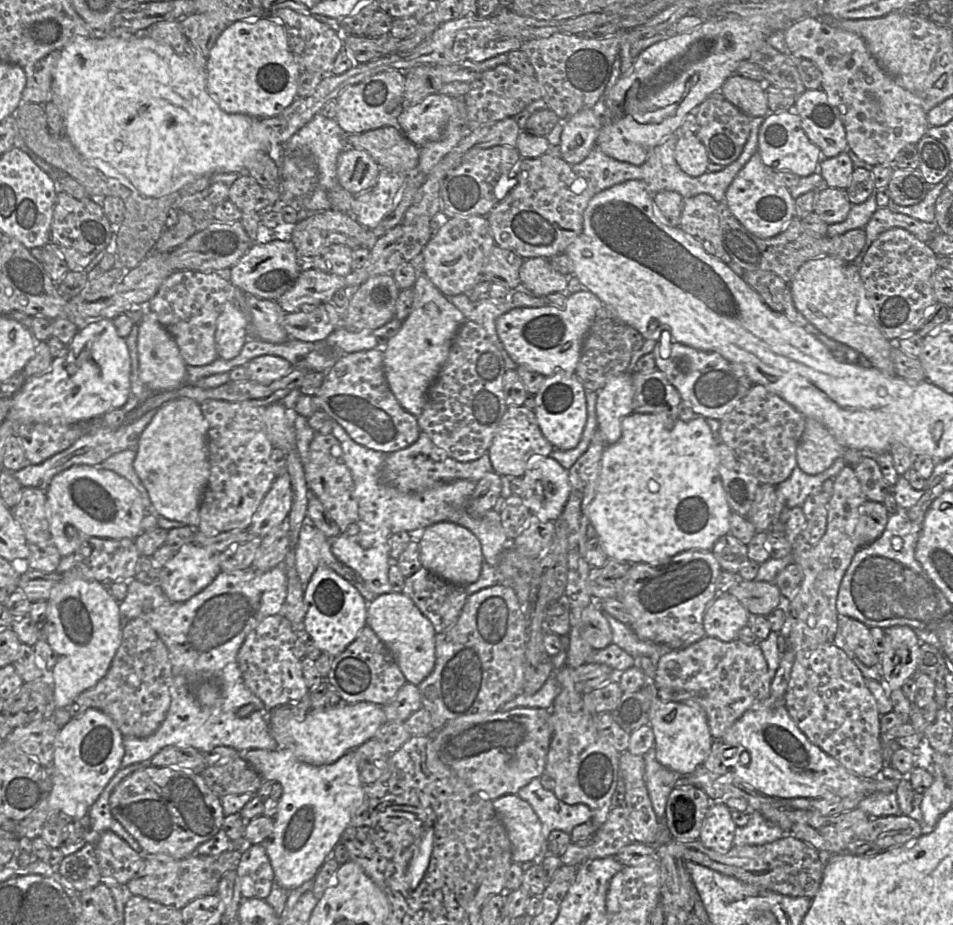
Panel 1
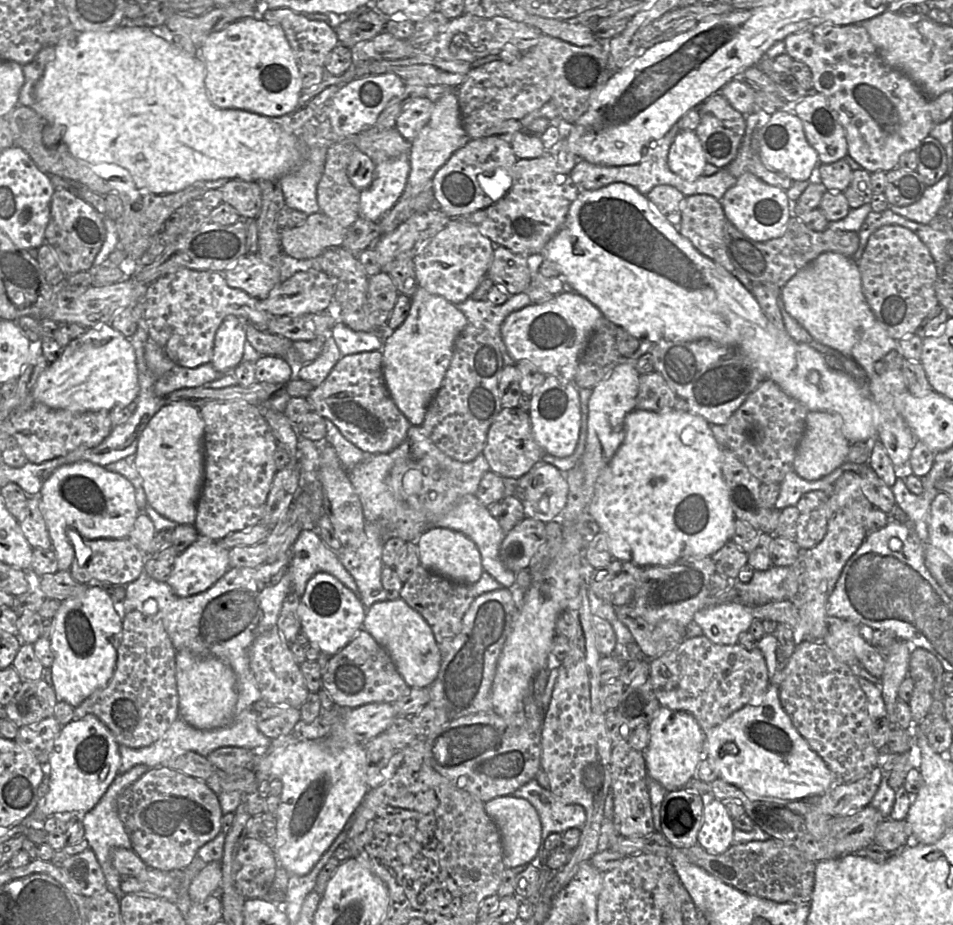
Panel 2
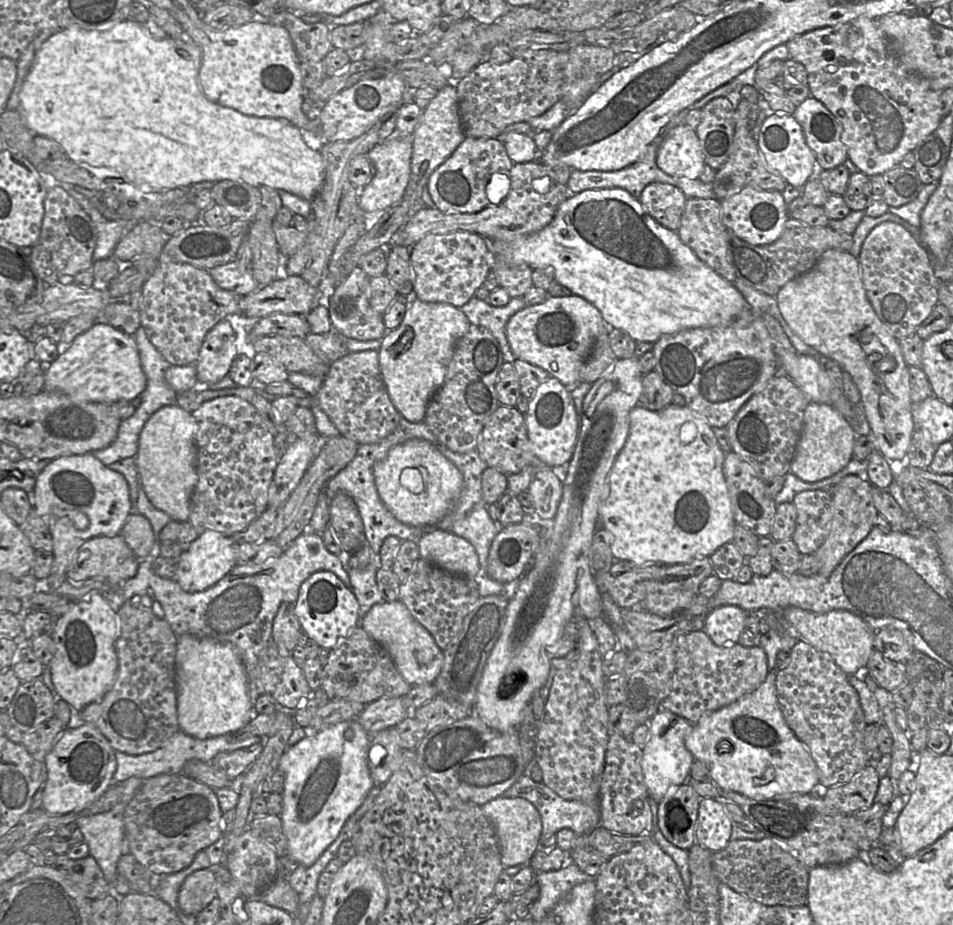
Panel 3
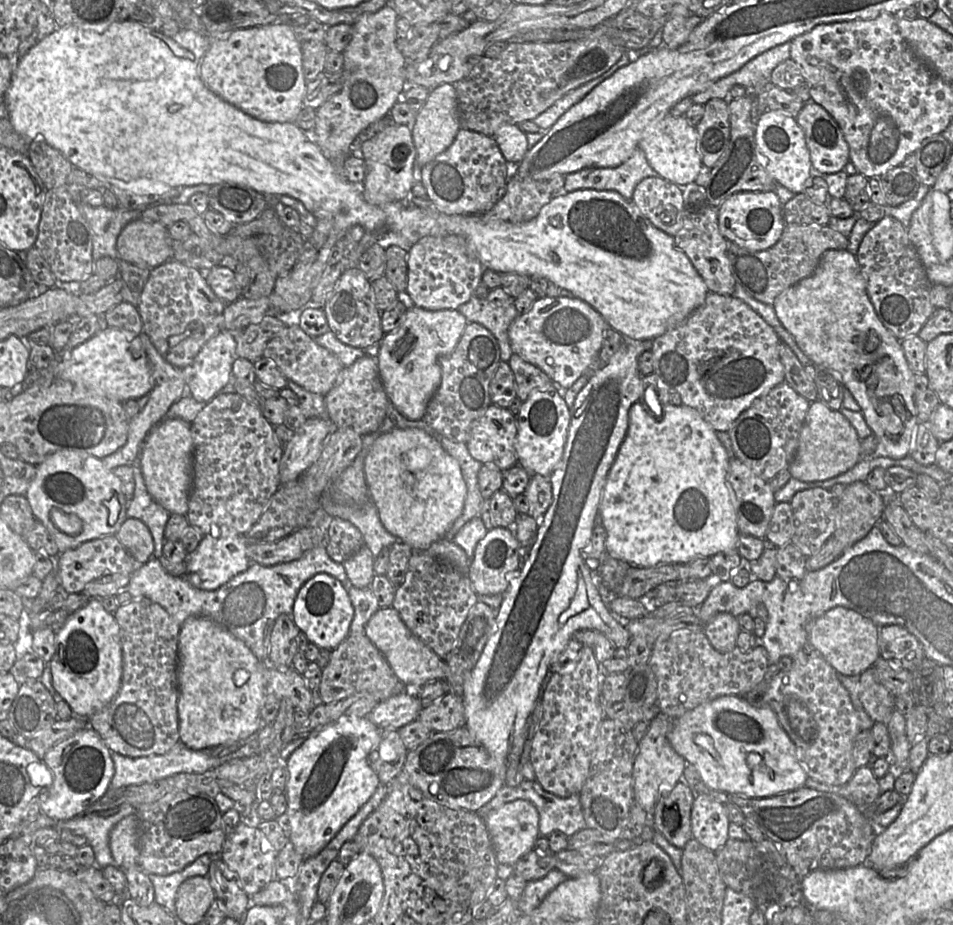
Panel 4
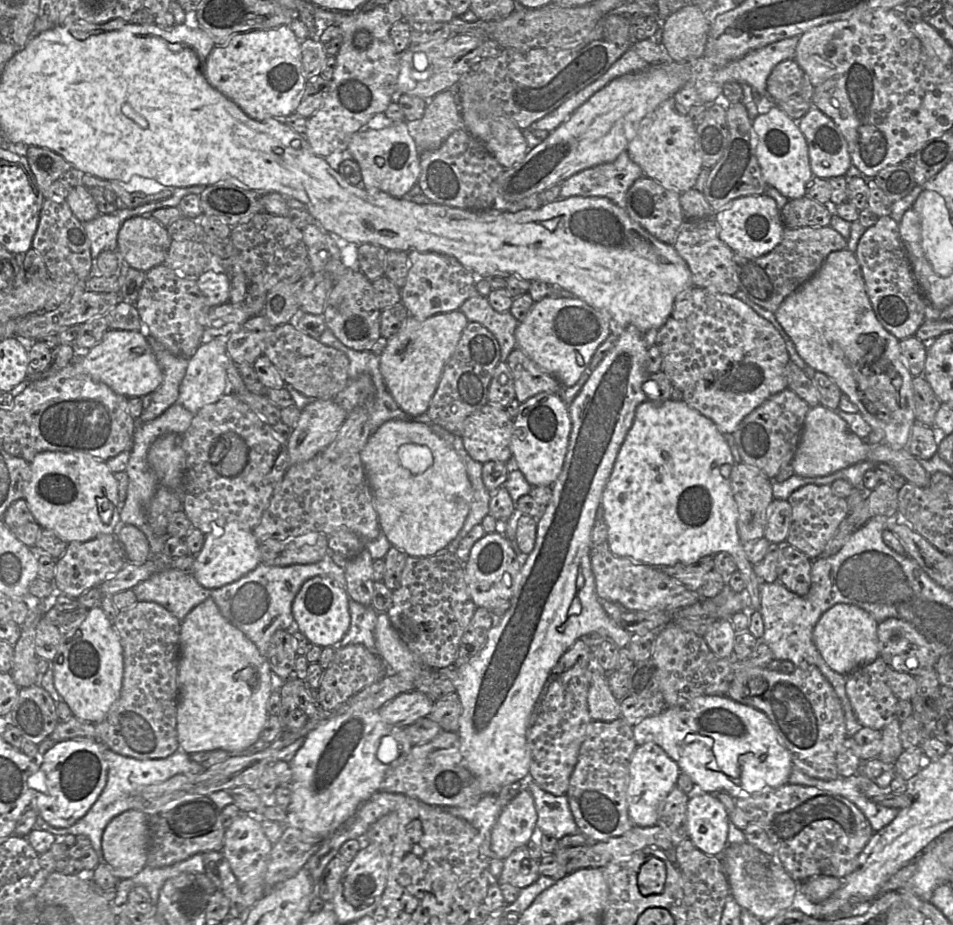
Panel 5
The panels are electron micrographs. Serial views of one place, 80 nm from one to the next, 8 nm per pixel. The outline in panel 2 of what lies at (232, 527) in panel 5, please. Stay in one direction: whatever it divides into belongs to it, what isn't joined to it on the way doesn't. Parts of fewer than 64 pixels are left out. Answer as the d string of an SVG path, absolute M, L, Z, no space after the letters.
M199 537L177 555L166 582L177 596L188 597L210 588L229 567L229 549Z

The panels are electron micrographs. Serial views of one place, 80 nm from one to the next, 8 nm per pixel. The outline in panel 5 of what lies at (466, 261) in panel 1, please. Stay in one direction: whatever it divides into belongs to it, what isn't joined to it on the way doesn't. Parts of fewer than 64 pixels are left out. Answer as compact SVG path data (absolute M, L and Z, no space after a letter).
M408 252L409 271L404 286L401 288L401 302L410 316L425 320L439 313L460 309L472 294L477 276L451 256L435 252Z

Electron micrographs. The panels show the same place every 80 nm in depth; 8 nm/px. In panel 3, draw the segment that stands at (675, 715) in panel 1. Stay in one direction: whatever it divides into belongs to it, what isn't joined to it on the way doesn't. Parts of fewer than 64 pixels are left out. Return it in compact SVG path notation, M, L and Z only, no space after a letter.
M660 710L647 725L648 740L642 748L642 772L650 797L660 802L668 790L672 791L675 789L673 787L682 785L690 775L695 759L685 746L685 738L691 732L693 724L668 710Z

